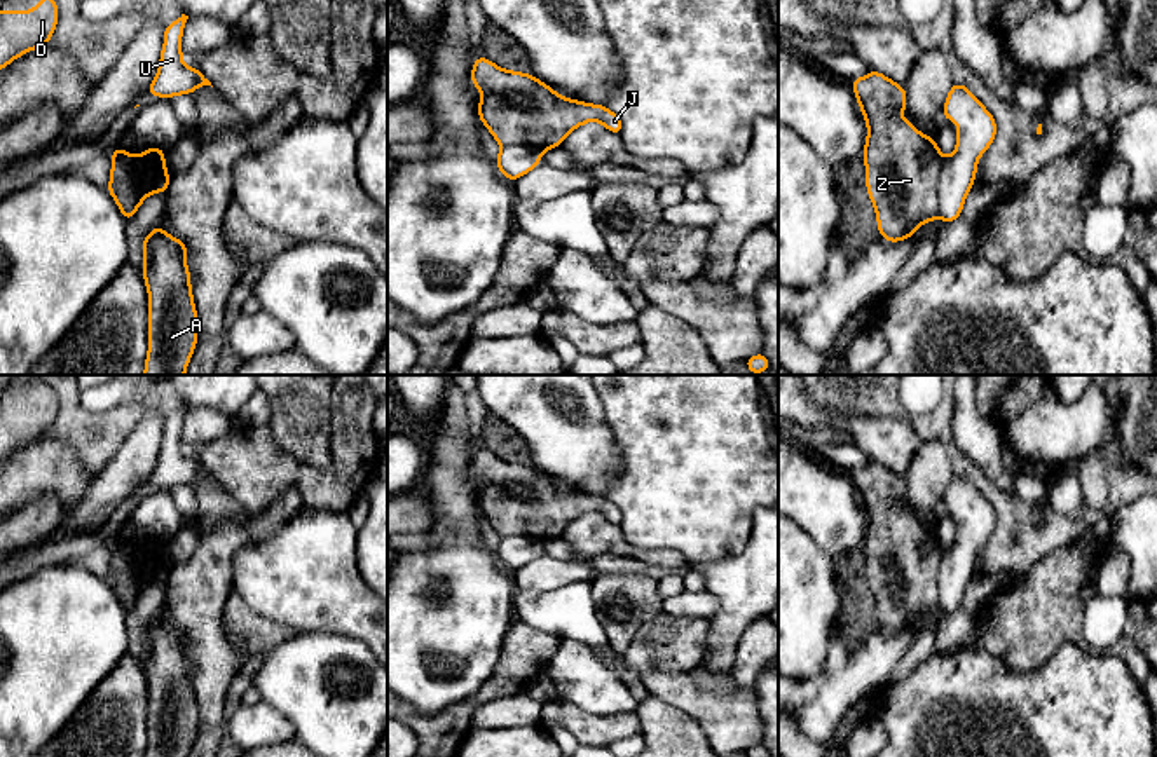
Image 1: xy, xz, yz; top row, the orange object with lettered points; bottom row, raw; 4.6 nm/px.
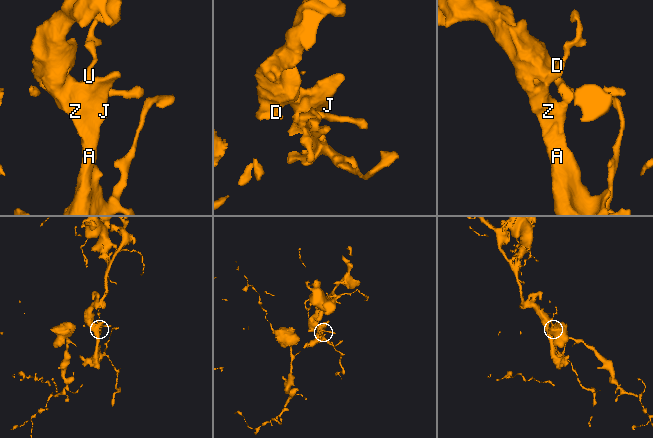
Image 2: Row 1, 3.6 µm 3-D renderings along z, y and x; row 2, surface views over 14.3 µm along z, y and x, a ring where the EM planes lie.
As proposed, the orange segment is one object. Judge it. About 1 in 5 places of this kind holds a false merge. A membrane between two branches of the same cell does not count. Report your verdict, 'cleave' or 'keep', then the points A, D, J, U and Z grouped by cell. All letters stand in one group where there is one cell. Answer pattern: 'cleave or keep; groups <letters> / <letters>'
cleave; groups A D J Z / U

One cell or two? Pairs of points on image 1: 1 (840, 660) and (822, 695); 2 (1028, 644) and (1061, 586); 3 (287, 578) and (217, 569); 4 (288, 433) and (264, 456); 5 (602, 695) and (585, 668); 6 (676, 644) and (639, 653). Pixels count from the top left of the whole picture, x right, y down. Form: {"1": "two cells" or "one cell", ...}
{"1": "one cell", "2": "one cell", "3": "two cells", "4": "two cells", "5": "one cell", "6": "one cell"}

